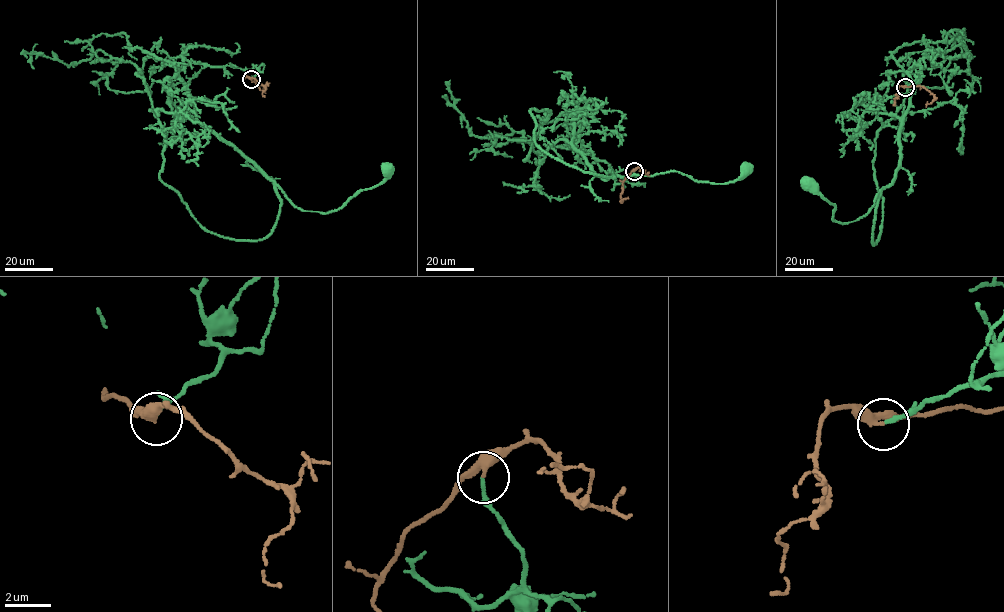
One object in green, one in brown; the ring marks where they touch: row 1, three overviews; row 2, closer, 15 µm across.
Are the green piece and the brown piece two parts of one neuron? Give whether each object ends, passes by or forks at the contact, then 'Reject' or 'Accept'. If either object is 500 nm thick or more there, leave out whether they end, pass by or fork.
At the ring green ends. At the ring brown passes by. Accept

